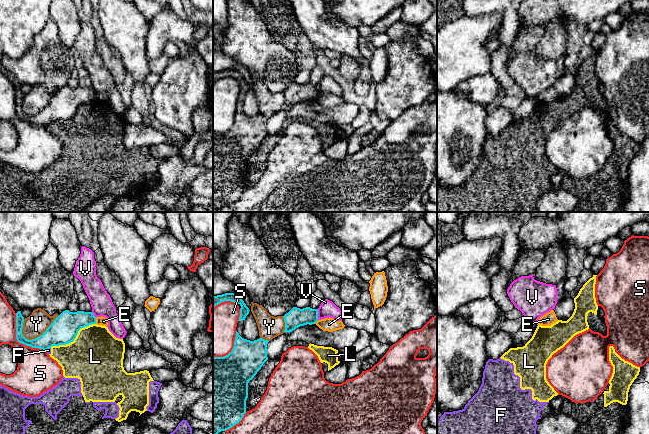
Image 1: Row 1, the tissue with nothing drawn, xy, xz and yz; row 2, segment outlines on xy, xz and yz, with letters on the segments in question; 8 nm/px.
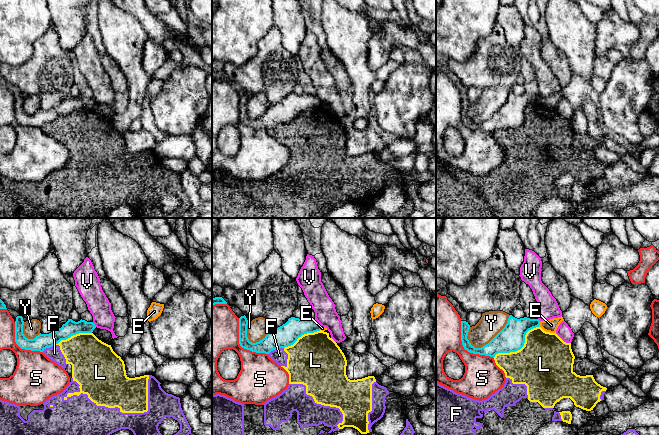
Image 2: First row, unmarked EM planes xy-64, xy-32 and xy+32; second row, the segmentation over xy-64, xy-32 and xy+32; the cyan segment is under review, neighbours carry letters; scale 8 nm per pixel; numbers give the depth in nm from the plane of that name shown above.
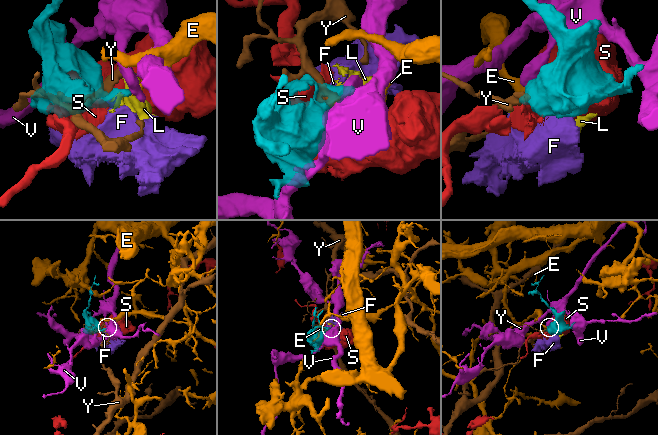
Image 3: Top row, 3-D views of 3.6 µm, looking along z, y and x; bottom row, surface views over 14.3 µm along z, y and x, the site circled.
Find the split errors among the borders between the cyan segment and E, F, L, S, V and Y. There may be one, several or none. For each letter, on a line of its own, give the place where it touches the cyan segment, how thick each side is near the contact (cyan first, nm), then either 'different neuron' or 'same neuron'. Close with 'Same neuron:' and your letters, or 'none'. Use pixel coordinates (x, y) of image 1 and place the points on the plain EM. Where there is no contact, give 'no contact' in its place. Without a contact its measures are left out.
E: xy (95, 96) | 220/70 nm | different neuron
F: xy (48, 124) | 220/30 nm | different neuron
L: xy (74, 114) | 220/440 nm | different neuron
S: xy (18, 117) | 140/280 nm | different neuron
V: xz (317, 90) | 160/140 nm | different neuron
Y: xy (42, 110) | 220/180 nm | different neuron
Same neuron: none

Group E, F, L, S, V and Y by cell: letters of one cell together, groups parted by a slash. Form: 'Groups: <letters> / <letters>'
Groups: E / F L / S / V / Y

